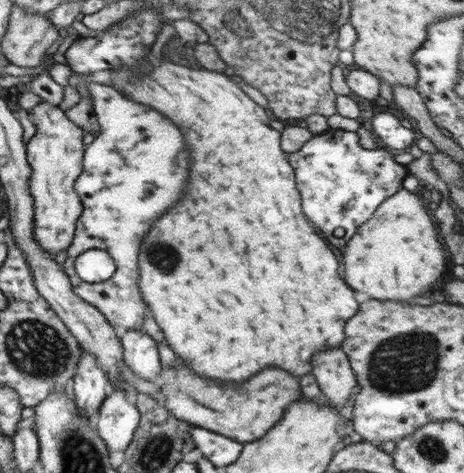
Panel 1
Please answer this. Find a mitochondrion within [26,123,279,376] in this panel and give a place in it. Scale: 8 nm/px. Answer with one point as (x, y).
(163, 256)

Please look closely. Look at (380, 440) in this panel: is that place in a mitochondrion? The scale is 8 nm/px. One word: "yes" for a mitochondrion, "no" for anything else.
no

